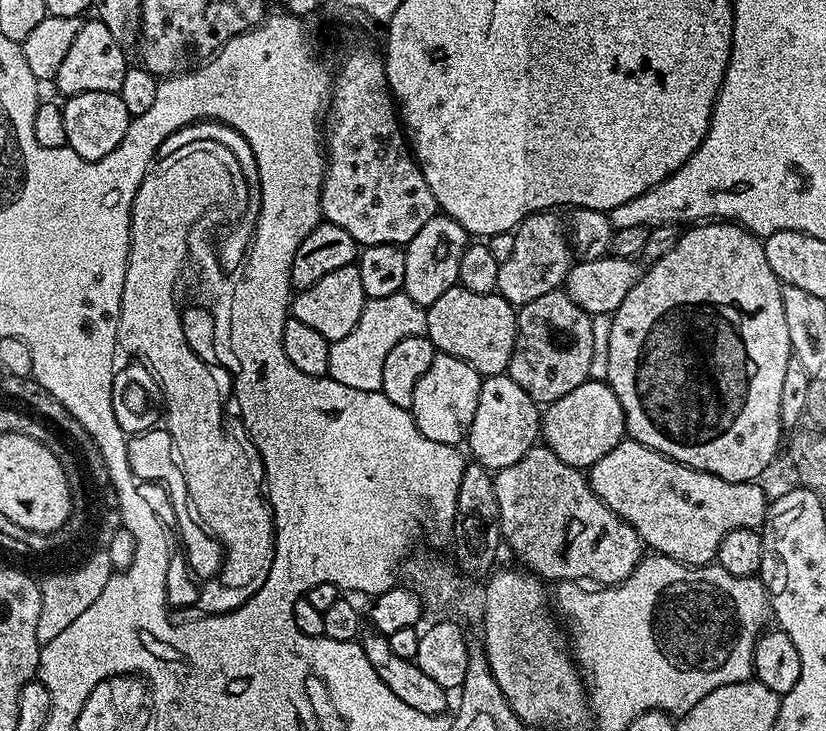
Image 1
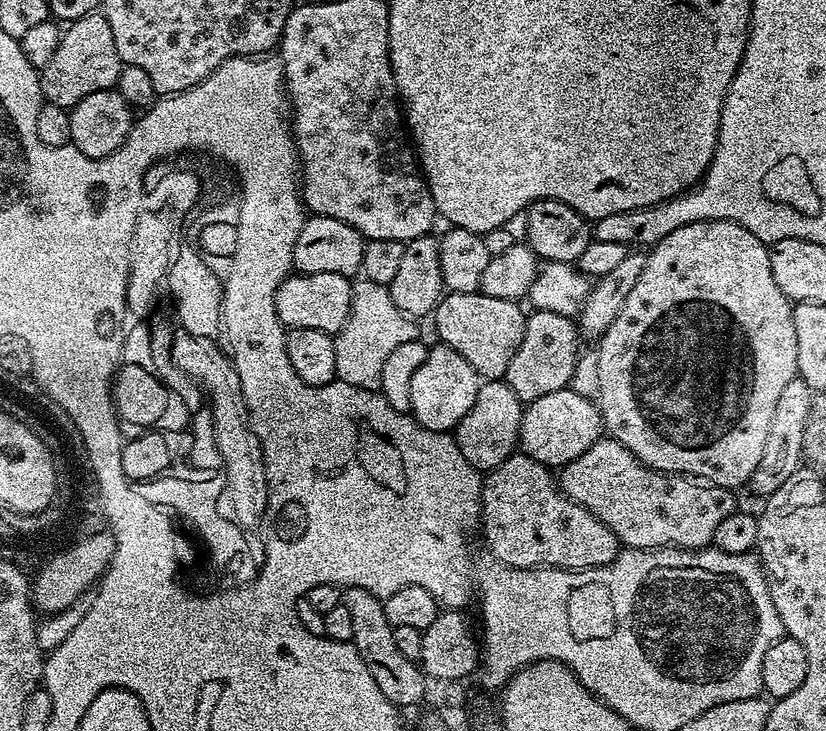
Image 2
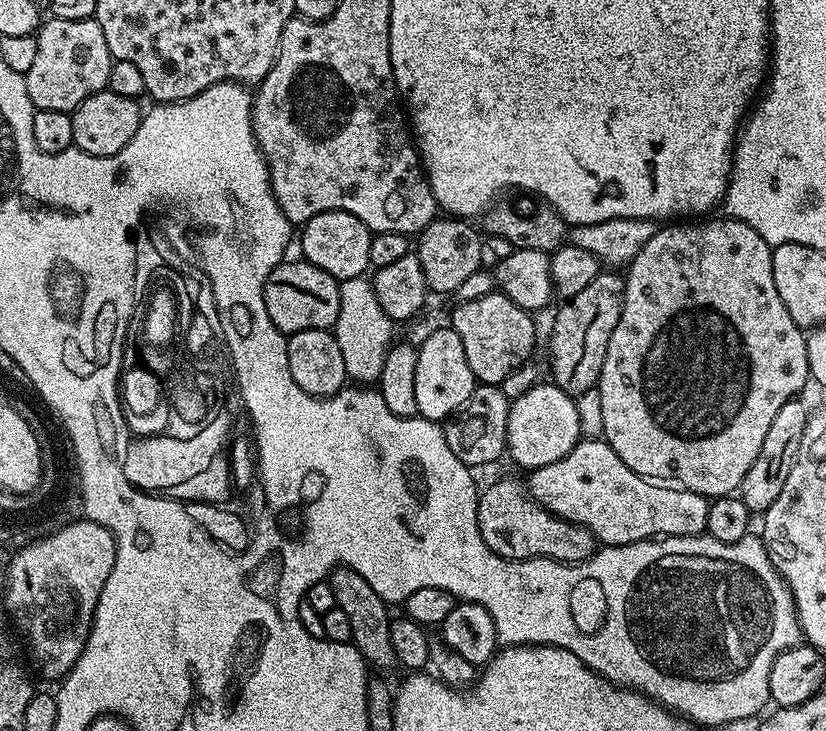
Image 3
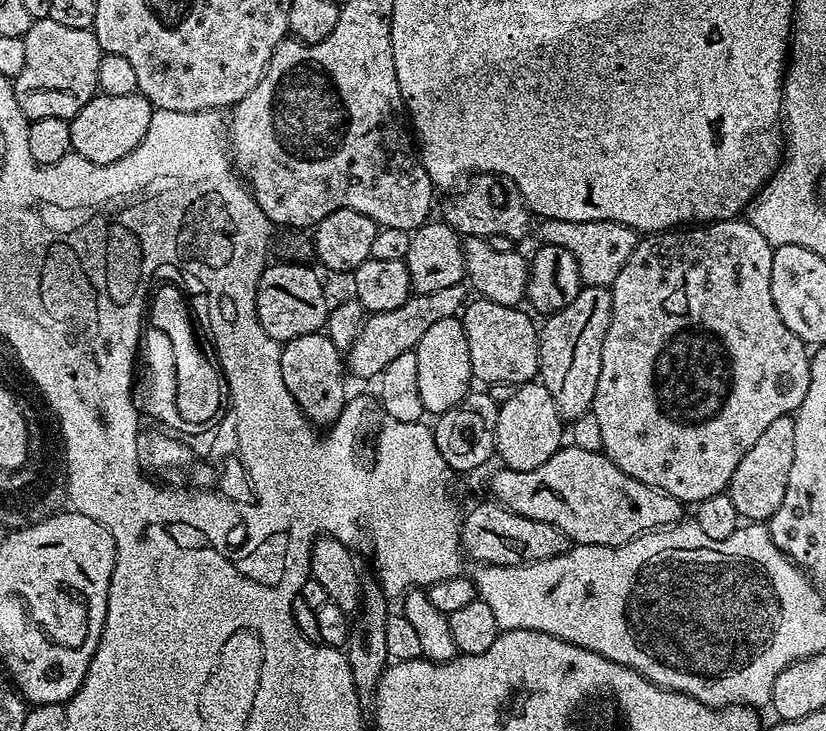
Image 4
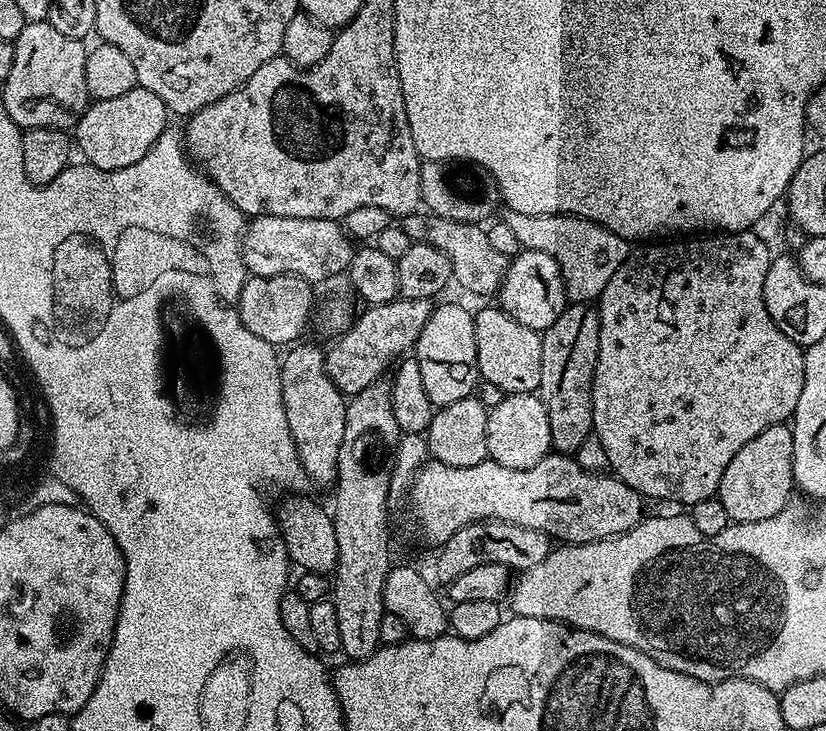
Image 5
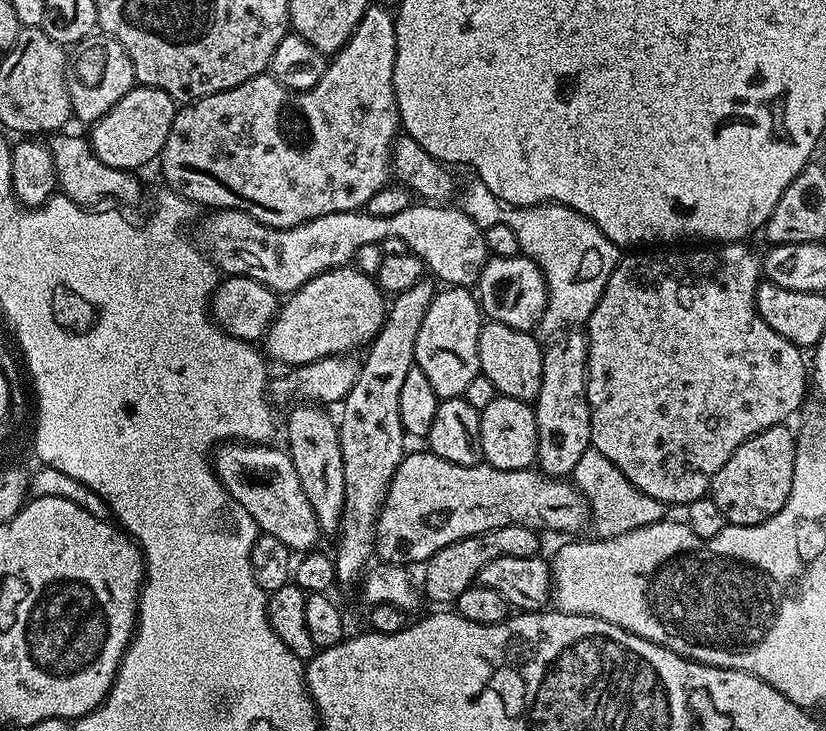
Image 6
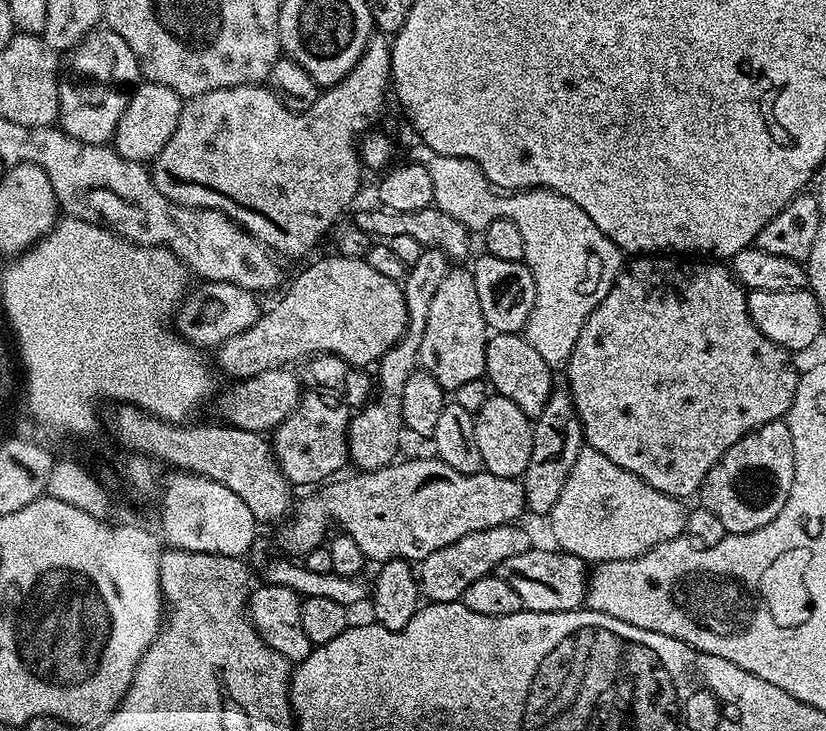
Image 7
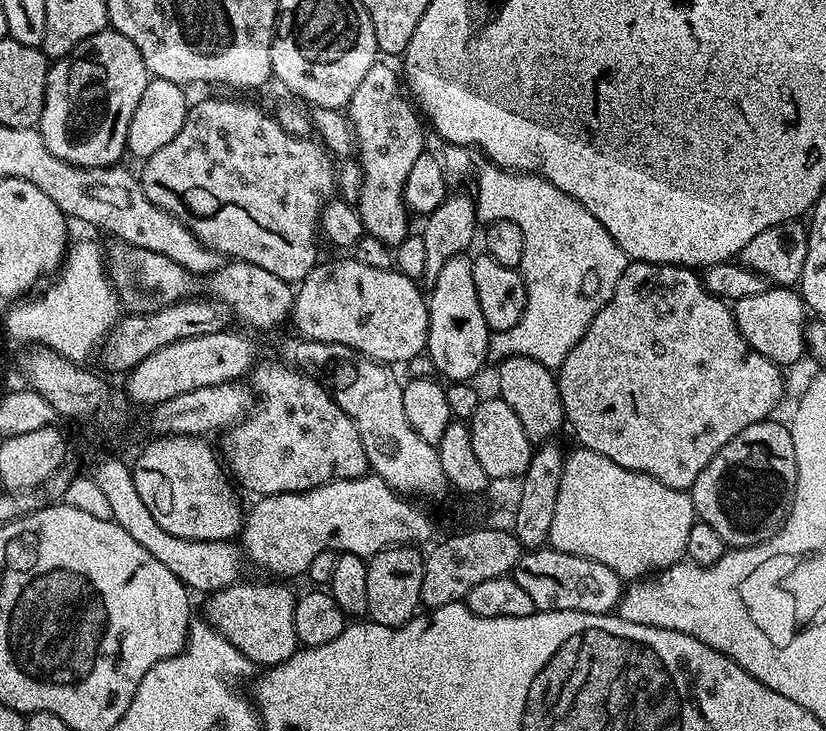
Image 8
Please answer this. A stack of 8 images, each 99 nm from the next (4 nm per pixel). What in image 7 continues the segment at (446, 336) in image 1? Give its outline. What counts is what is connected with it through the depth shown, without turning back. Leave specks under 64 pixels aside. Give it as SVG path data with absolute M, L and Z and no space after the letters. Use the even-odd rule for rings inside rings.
M498 332L488 337L486 346L486 362L484 363L484 376L493 384L495 395L510 398L522 414L529 418L535 418L546 410L546 402L552 396L554 385L552 385L553 368L548 365L546 358L530 346L530 342L523 335L514 332Z

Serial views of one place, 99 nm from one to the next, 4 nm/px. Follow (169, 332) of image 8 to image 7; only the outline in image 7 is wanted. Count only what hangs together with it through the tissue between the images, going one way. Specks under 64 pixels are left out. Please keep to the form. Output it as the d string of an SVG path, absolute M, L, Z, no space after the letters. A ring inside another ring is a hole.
M210 280L197 285L197 288L195 285L180 301L174 313L175 331L188 343L204 350L212 350L226 338L232 338L234 334L242 334L242 330L250 330L250 326L258 322L262 305L256 301L259 300L257 293L246 290L234 282Z

